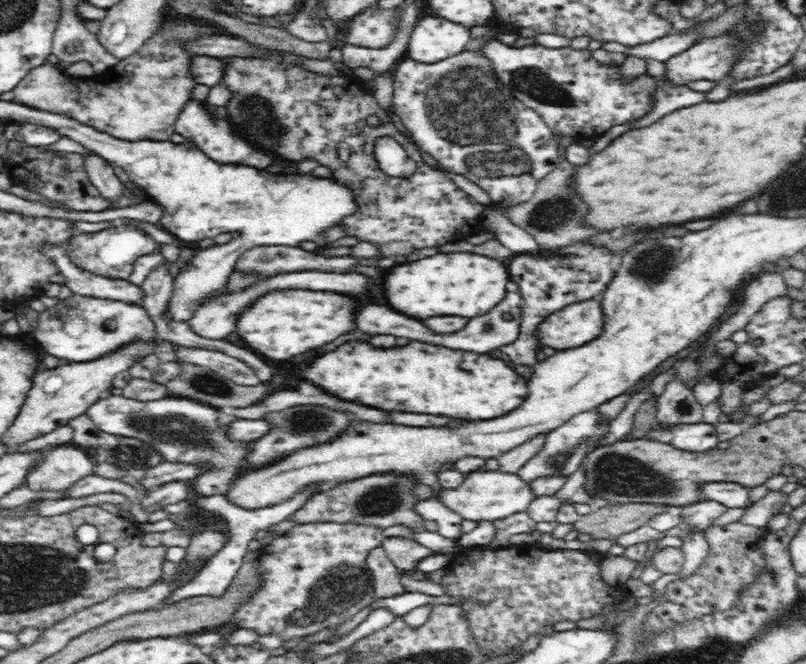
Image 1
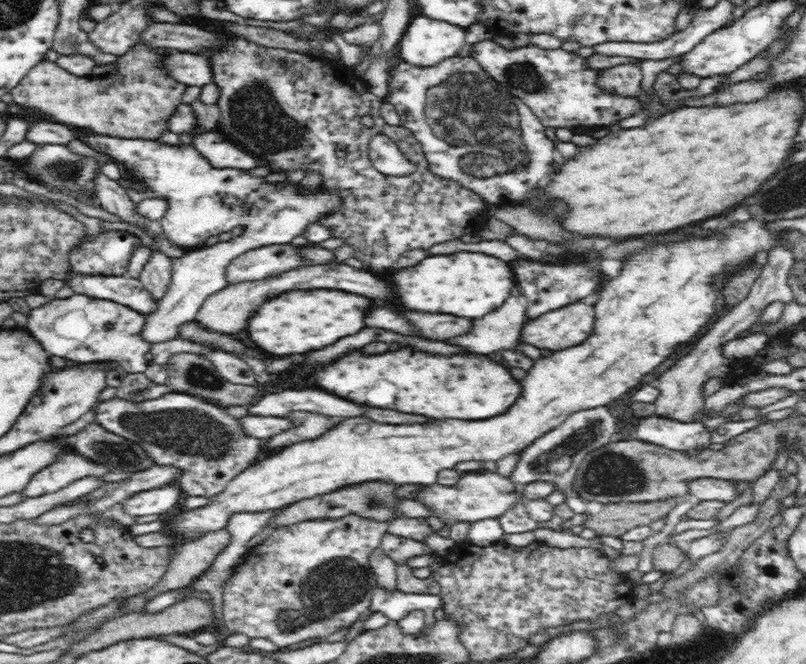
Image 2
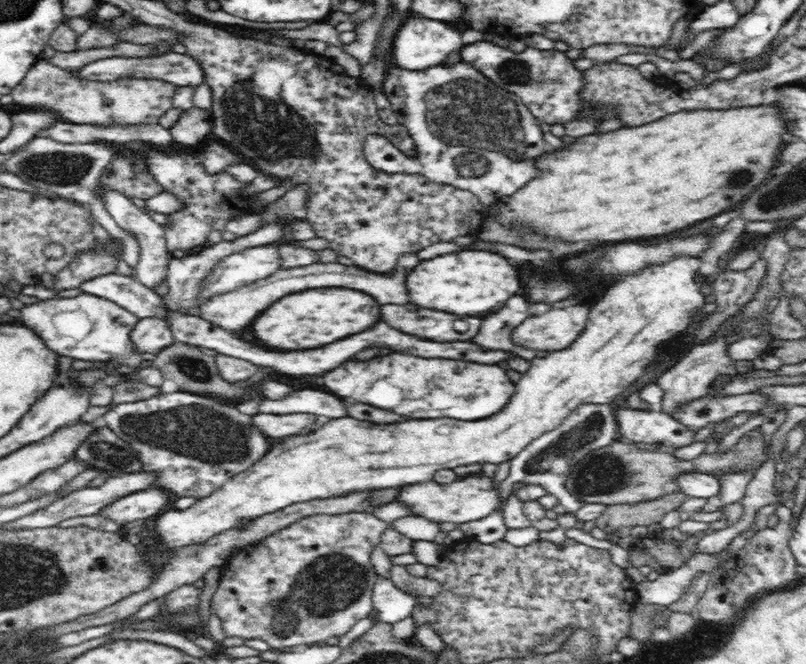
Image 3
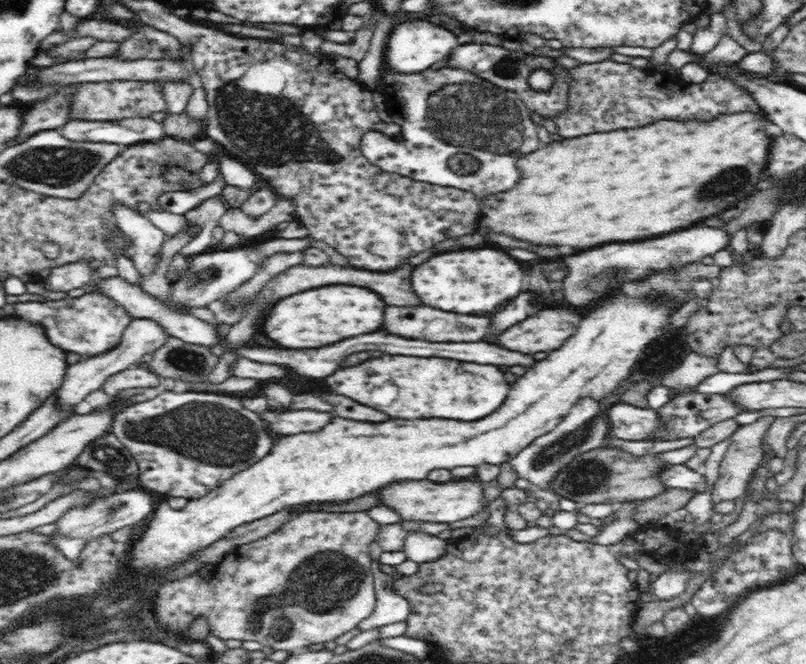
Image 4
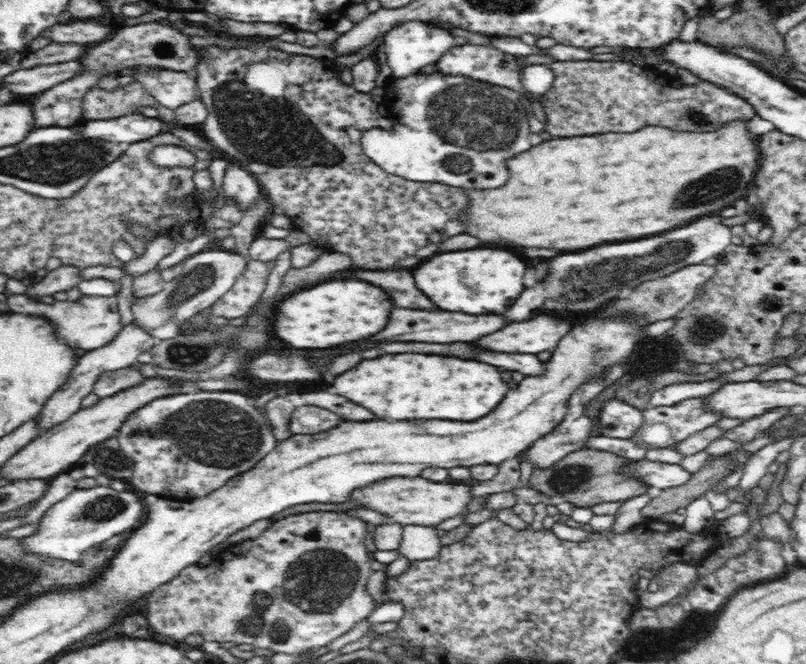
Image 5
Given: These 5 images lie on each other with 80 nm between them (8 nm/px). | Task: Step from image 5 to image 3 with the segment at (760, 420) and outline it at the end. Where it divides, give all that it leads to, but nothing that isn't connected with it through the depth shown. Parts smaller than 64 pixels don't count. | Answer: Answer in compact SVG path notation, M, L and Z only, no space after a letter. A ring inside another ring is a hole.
M728 472L718 477L719 492L717 496L708 499L704 512L714 512L720 508L740 502L745 498L748 483L754 472Z

